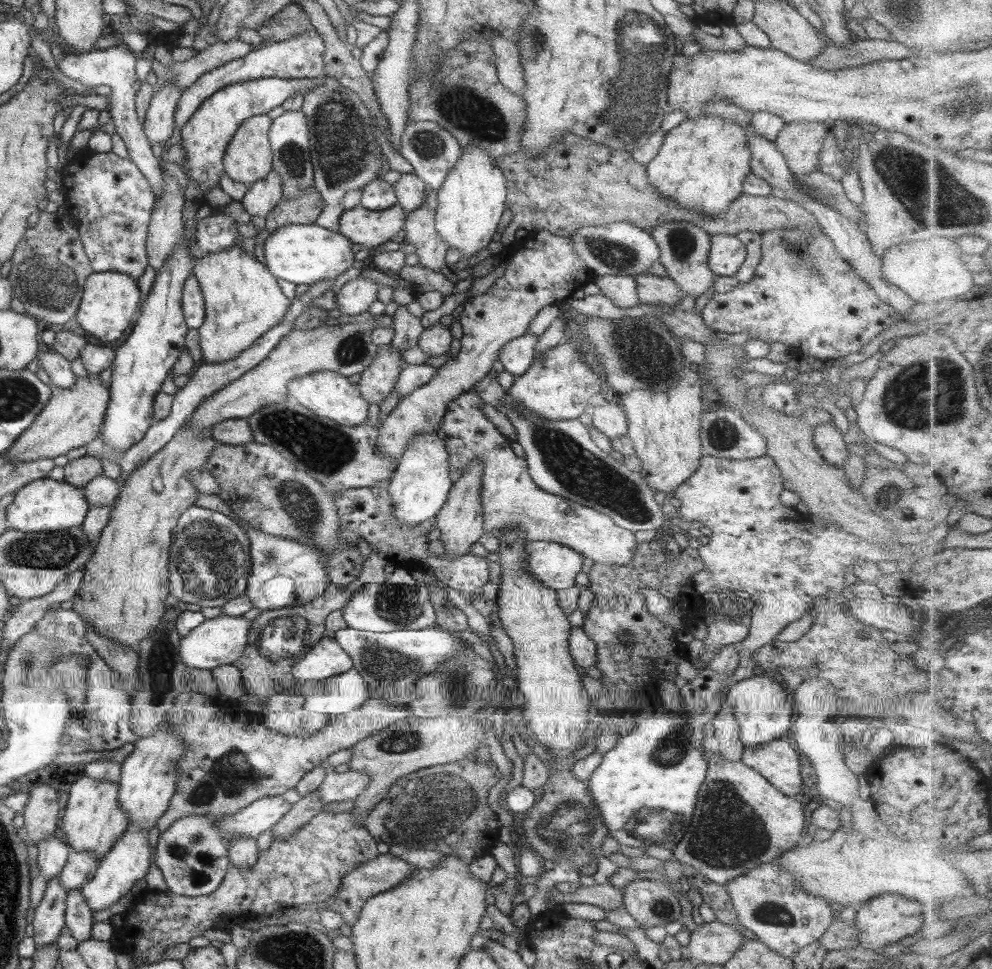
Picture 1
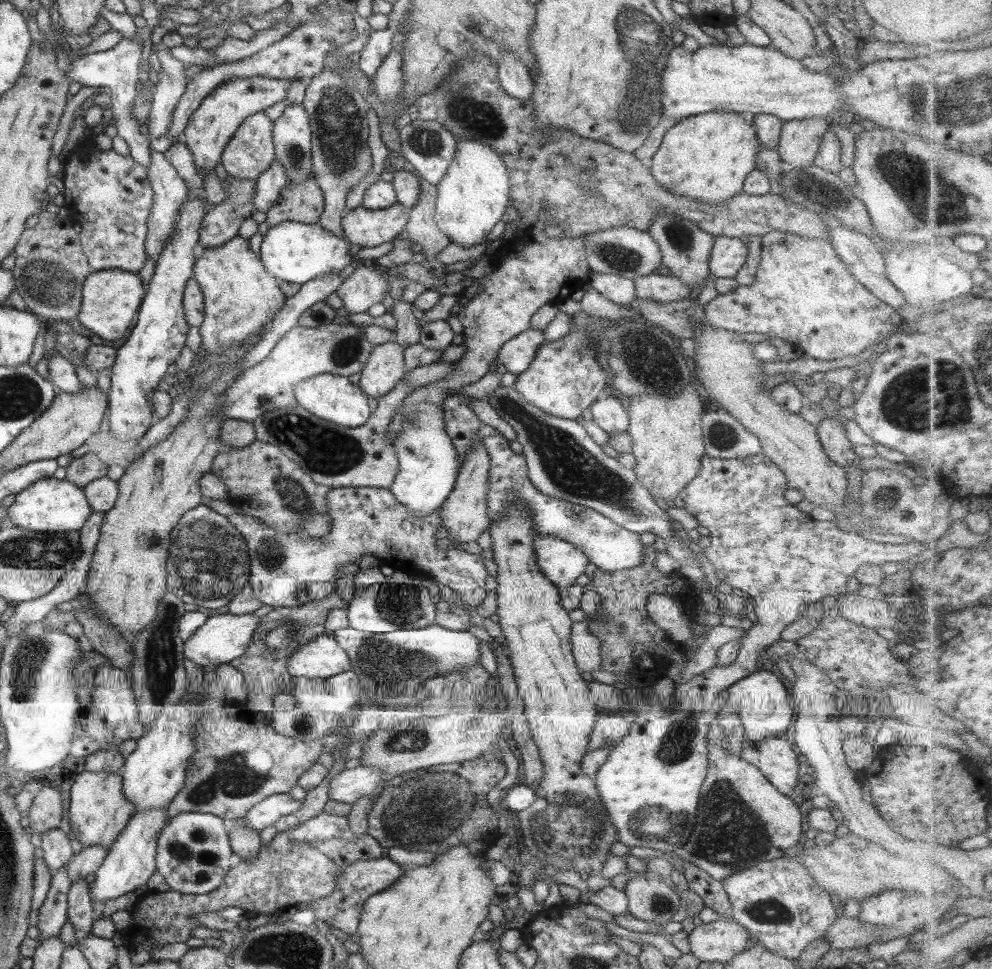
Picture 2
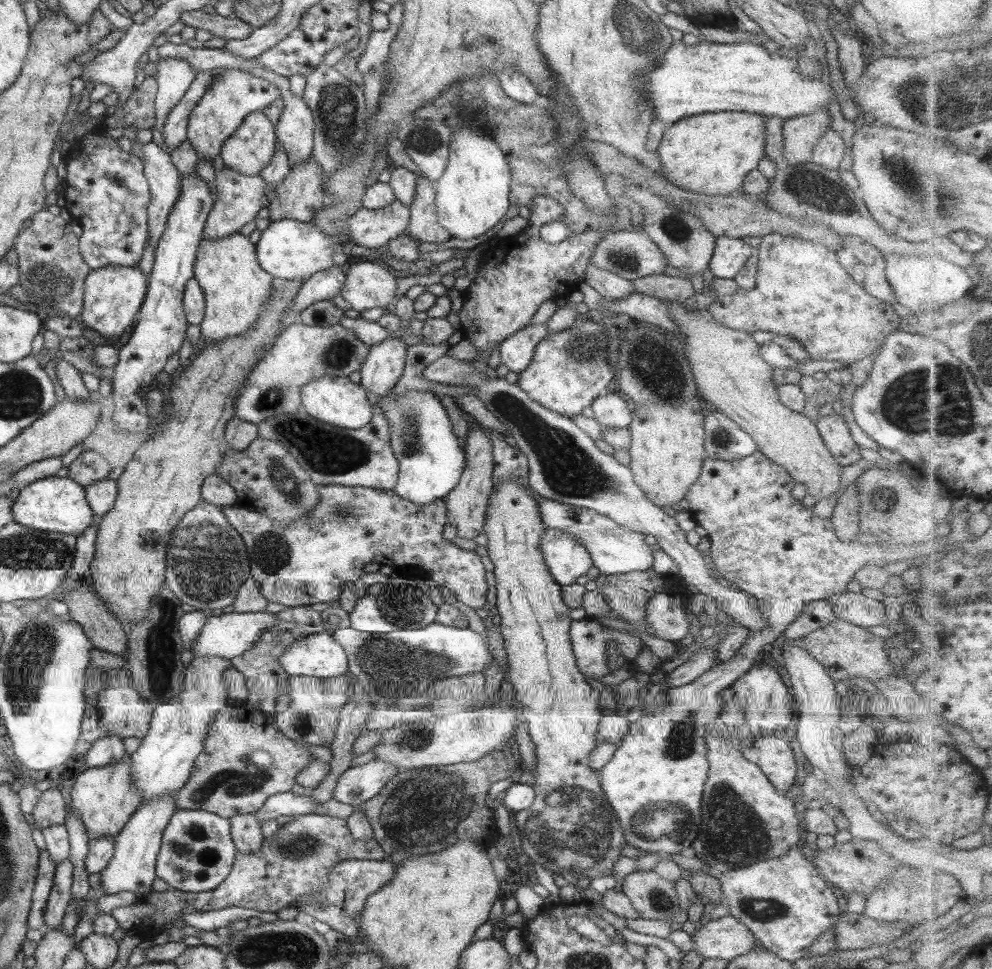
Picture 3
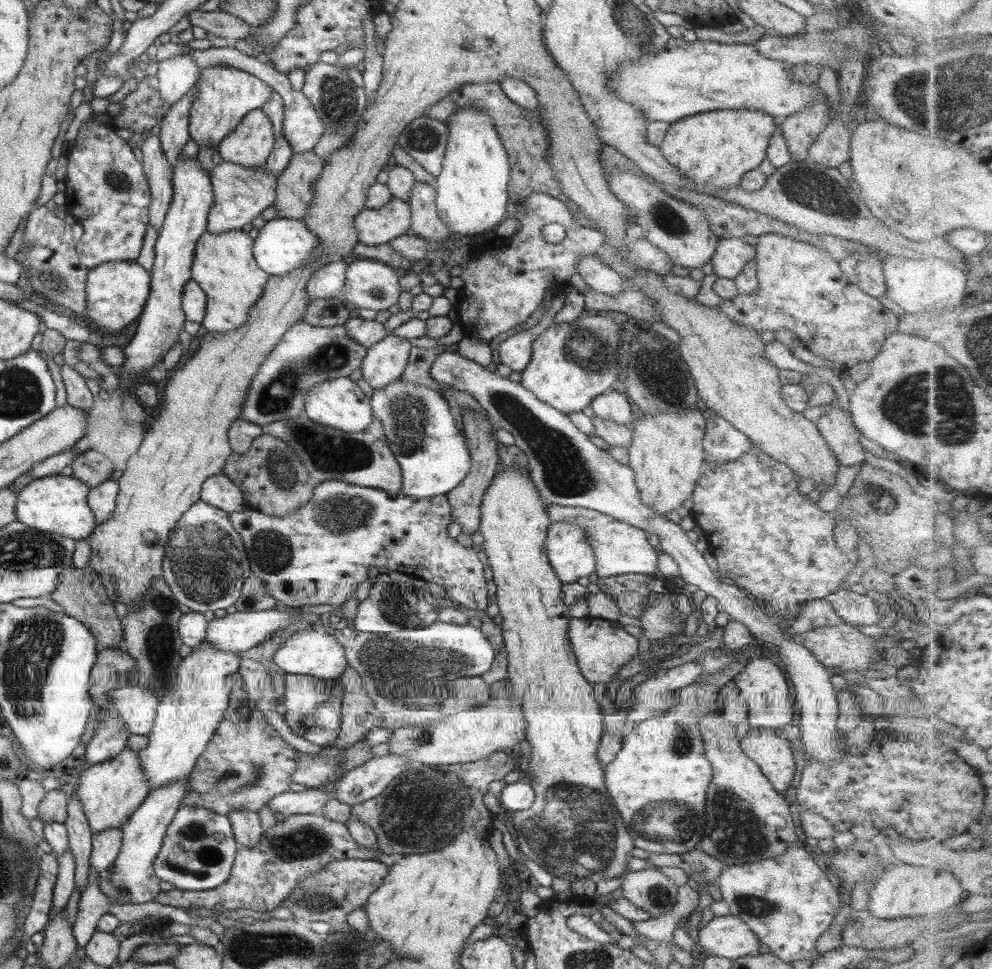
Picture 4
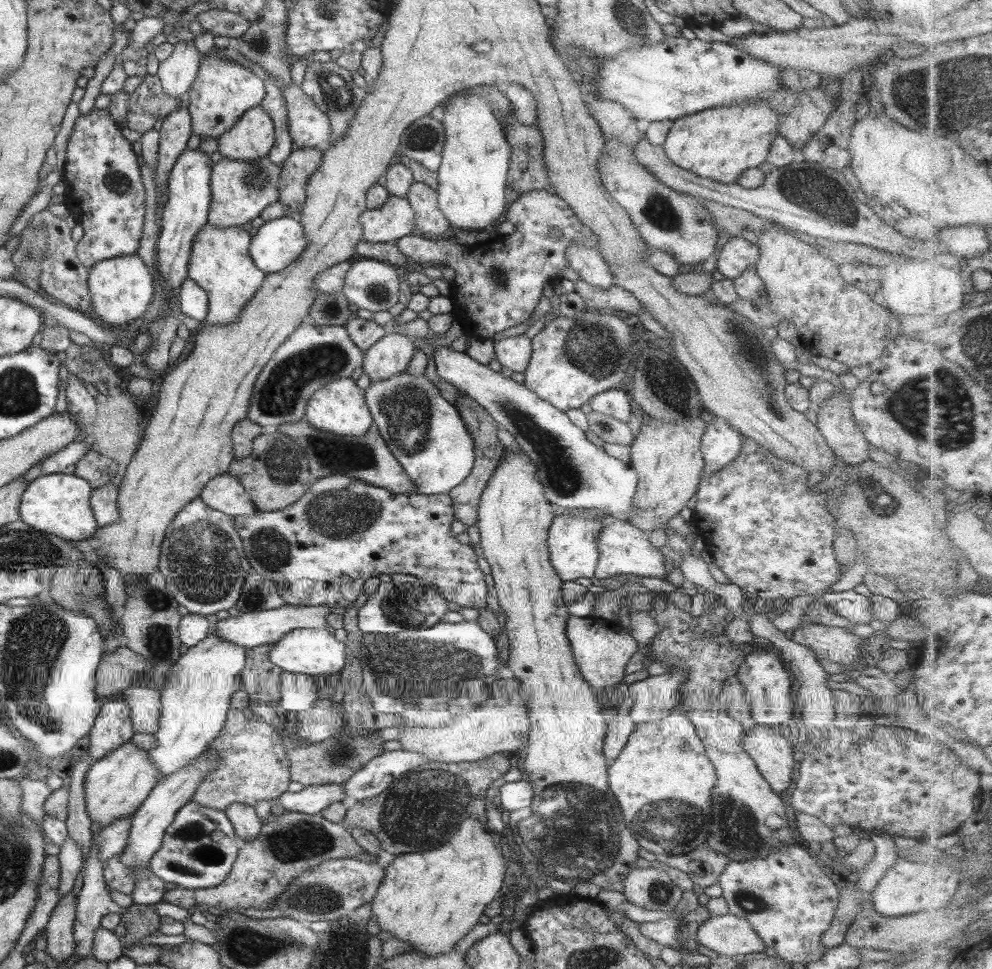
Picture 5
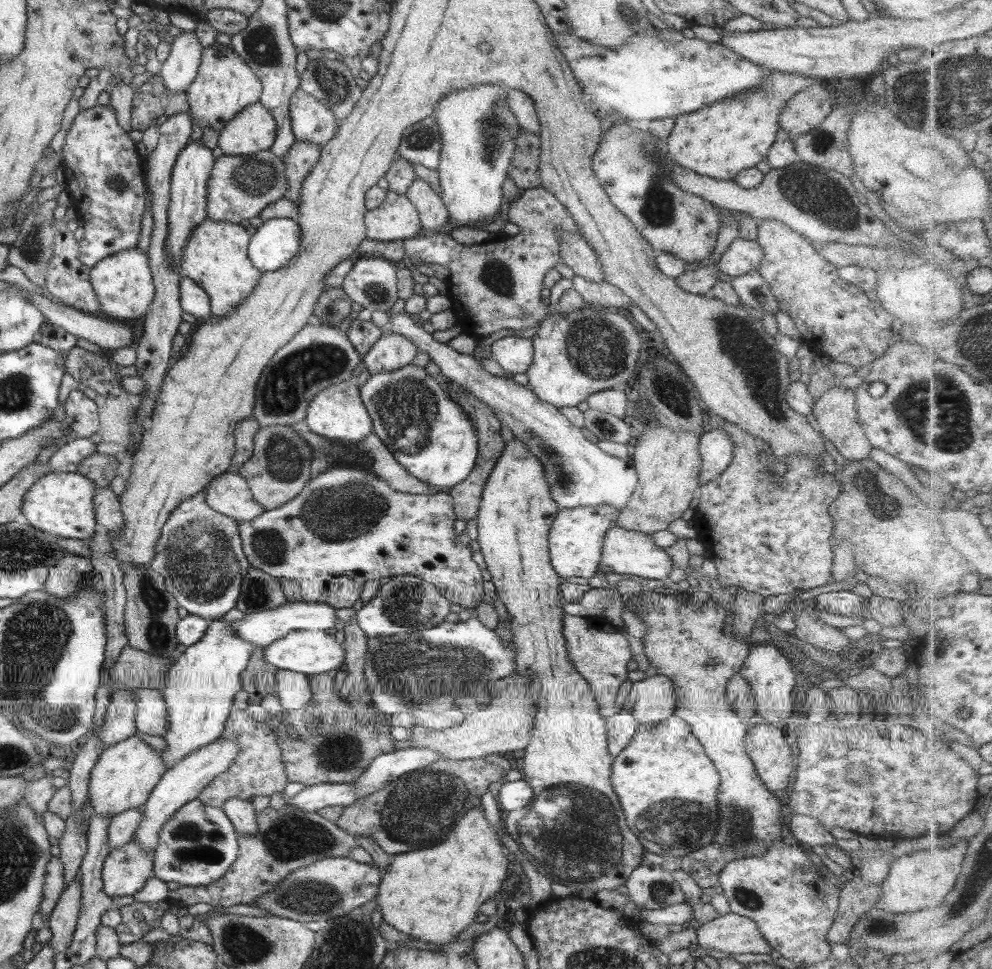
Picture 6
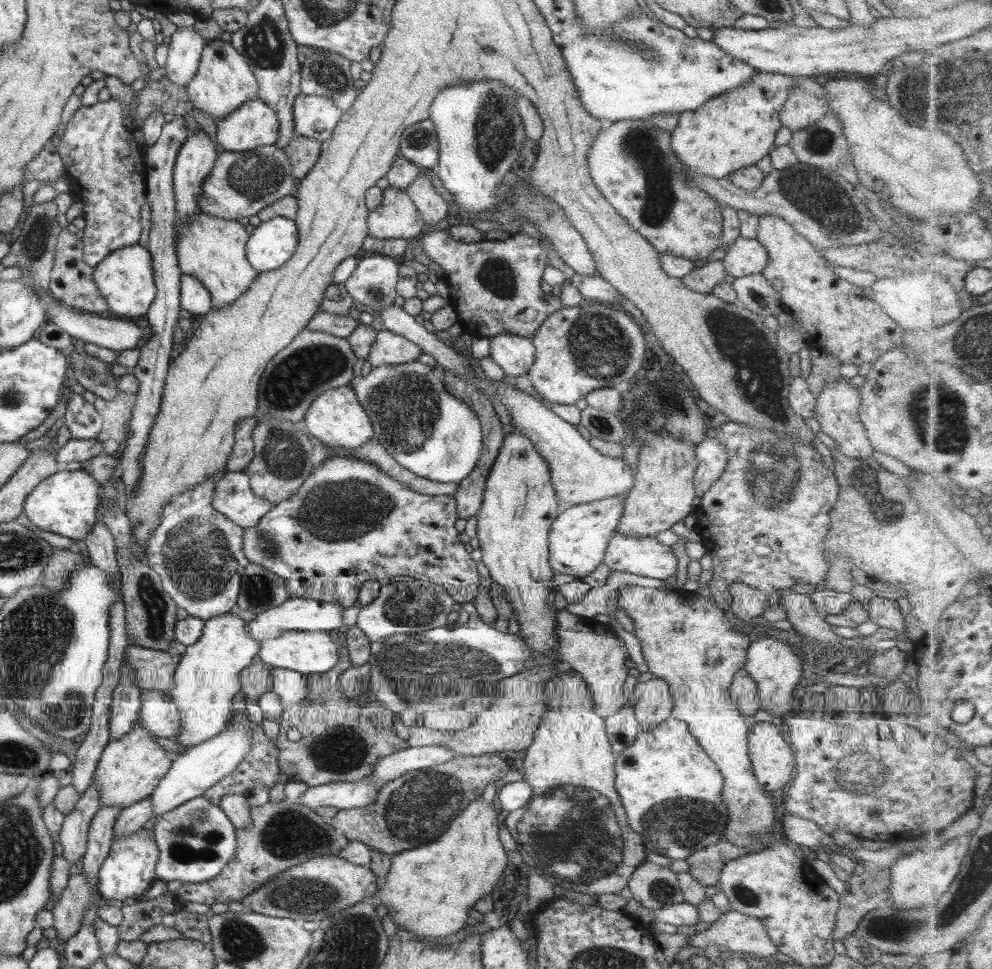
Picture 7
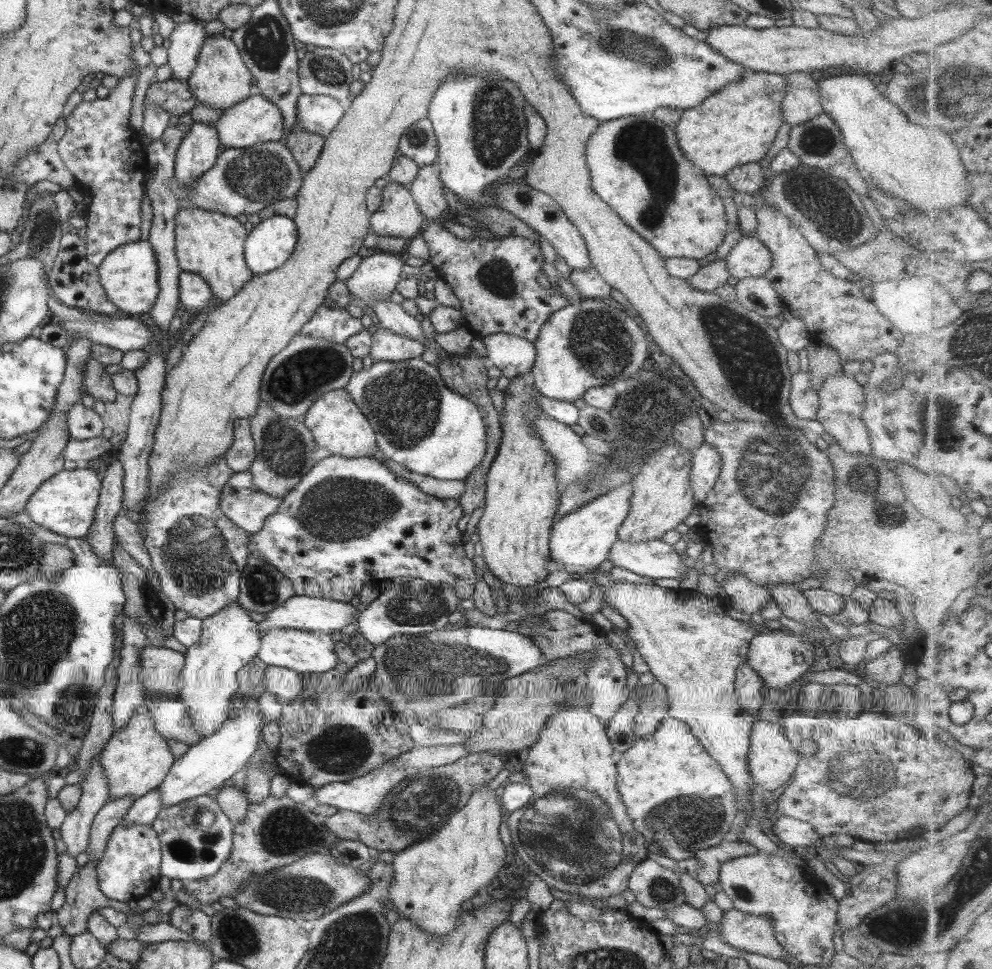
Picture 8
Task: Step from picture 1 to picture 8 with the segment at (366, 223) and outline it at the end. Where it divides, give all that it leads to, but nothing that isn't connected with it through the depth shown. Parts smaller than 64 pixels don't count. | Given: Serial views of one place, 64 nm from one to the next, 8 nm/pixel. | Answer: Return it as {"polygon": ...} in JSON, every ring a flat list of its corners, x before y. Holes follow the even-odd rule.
{"polygon":[[387,181,381,194,380,207,369,218,371,232,402,239,412,239,419,235,424,218,413,202,407,186]]}

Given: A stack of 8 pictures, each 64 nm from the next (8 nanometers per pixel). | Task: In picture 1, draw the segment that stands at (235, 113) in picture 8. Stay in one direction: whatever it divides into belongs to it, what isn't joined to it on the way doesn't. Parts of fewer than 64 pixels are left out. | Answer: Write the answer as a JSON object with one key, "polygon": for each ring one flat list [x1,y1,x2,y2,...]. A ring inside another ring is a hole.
{"polygon":[[257,114,246,118,236,128,236,134,230,139,222,158,223,172,233,181,245,186,262,180,272,170,272,153,268,142,268,132,272,120,266,114]]}

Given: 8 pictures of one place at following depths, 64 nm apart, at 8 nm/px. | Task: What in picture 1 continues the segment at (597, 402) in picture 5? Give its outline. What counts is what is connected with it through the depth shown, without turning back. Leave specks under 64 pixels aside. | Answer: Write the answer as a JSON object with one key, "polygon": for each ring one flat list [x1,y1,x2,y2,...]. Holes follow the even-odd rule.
{"polygon":[[607,400,601,405,591,407,589,414,593,428,605,434,610,441,625,436,628,423,622,411,617,402]]}

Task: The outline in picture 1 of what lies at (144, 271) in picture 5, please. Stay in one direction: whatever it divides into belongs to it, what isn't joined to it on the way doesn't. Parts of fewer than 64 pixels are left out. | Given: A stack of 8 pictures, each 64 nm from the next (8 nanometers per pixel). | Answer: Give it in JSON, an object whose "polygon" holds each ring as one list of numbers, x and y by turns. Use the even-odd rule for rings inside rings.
{"polygon":[[117,272,92,273,84,283,75,320,85,332,103,342,113,342,120,338,131,320,137,316,139,292,136,282]]}

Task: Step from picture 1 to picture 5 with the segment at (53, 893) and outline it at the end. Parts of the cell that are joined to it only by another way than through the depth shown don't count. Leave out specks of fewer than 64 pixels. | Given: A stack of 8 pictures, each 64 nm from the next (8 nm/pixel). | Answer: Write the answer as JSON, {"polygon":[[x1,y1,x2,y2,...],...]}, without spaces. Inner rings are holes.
{"polygon":[[67,836,63,844,59,847,59,853,56,856,59,862,59,894,58,898,62,900,67,892,72,890,73,882,77,878,77,872,82,867,81,851,75,842]]}

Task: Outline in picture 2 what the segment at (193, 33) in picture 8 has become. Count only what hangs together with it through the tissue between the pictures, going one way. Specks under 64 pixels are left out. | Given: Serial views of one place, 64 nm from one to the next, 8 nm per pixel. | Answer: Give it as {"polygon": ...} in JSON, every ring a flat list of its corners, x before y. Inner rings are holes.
{"polygon":[[163,46,156,48,156,53,161,70,158,73,147,122,147,132,151,139,167,138,171,114,189,82,185,78,185,65,182,62,175,60]]}

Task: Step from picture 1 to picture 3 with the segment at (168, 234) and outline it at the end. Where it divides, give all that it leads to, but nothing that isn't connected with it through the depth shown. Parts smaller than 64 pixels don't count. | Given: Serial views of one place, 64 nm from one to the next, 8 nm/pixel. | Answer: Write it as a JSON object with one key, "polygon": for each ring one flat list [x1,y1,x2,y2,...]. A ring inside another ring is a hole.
{"polygon":[[152,142,143,145,141,151,143,153,142,172,147,180,150,193,150,200,146,209,146,224,149,236,149,239,147,238,147,244,155,249,159,236,165,230,168,215,173,209,174,203,177,202,178,196,181,195,180,175,172,166,168,154]]}

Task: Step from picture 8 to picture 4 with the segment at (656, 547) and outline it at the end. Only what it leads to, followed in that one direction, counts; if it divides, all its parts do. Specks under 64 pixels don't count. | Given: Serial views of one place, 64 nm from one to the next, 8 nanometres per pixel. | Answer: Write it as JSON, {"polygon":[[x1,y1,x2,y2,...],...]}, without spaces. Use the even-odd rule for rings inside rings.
{"polygon":[[546,503,546,505,550,522,575,524,585,532,585,540,589,542,589,546,593,548,593,554,595,554,594,571,597,578,620,574,655,574,658,550,648,544,645,531,594,510,551,503]]}

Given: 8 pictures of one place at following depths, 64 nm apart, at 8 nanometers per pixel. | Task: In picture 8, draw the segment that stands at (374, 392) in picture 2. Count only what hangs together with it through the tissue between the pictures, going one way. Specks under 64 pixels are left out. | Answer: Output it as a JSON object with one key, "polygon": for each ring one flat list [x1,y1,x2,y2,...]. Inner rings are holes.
{"polygon":[[378,327,371,334,369,356,372,362,399,362,417,358,423,354,424,346,417,340]]}

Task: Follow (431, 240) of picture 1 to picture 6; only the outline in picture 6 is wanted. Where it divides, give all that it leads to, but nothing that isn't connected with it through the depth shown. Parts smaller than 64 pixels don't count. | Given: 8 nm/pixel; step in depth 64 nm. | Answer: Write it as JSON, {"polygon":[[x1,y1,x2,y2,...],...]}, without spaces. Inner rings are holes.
{"polygon":[[416,179,408,187,404,196,418,213,421,229,439,232,441,226,447,222,448,213,443,207,440,197,431,190,427,182]]}

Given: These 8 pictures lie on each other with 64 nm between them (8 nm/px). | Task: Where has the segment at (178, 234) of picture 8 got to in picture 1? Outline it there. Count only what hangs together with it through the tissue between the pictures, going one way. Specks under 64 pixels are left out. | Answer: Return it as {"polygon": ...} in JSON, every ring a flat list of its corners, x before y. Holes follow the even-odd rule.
{"polygon":[[238,235,233,246,229,246,227,250,221,250,217,254,202,254,193,262,191,275,197,280,204,300,204,319,197,332,202,354,201,360,205,363,225,362,235,357,239,351,249,348,250,344,253,344,261,334,265,334,271,326,281,322,283,314,289,308,290,300,281,293,276,279,267,272,265,265,241,250,243,239]]}

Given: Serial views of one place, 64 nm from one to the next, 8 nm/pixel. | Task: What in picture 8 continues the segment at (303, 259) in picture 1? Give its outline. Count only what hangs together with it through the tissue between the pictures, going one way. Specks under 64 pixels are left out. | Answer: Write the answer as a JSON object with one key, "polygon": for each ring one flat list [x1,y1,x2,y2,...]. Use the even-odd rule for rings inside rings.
{"polygon":[[271,216,260,221,244,240,247,269,255,276,280,268,294,252,297,237,296,226,289,218]]}

